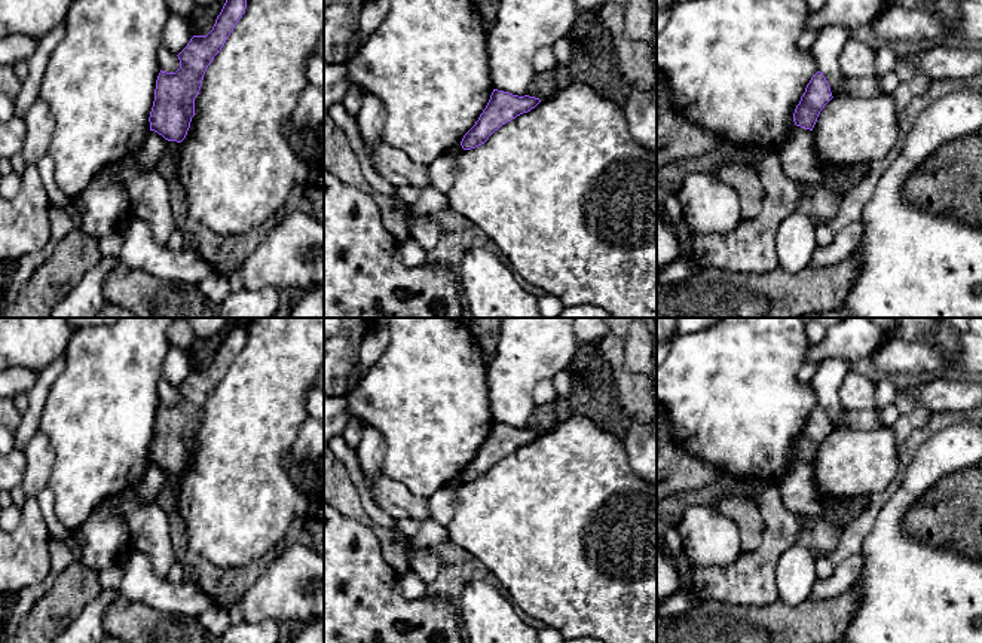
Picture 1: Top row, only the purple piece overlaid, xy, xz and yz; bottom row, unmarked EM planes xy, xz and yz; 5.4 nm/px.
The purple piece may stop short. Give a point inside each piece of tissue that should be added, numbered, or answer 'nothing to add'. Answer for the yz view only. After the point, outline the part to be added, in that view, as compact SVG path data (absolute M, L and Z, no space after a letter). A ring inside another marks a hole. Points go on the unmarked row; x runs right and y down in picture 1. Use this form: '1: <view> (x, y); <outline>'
nothing to add

